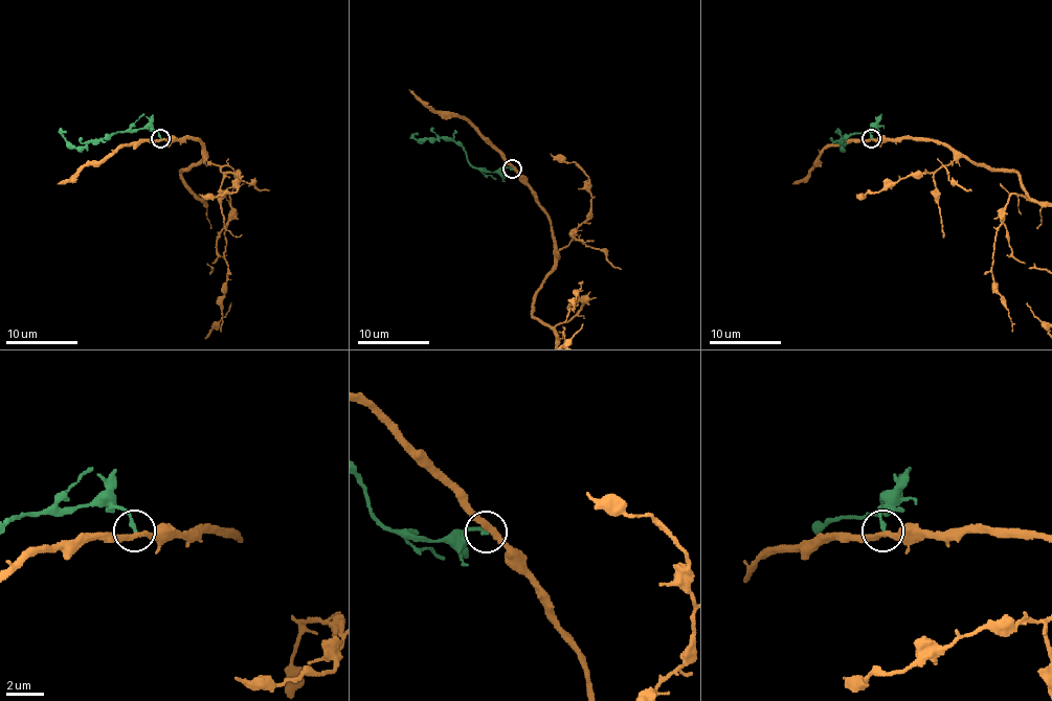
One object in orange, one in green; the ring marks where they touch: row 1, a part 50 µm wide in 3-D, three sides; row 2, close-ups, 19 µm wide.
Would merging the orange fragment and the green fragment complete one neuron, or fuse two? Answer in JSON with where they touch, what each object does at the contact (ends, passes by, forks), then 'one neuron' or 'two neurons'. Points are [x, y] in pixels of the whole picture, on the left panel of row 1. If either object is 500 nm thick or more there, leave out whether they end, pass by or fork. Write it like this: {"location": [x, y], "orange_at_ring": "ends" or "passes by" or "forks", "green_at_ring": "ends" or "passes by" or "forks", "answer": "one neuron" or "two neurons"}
{"location": [160, 138], "orange_at_ring": "passes by", "green_at_ring": "ends", "answer": "two neurons"}

